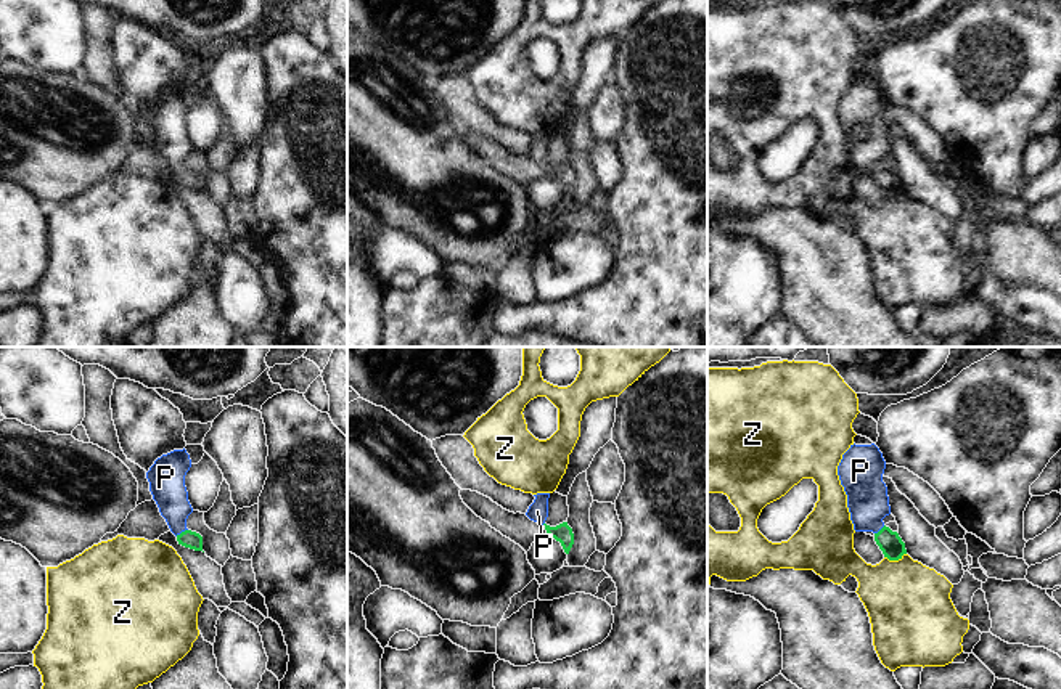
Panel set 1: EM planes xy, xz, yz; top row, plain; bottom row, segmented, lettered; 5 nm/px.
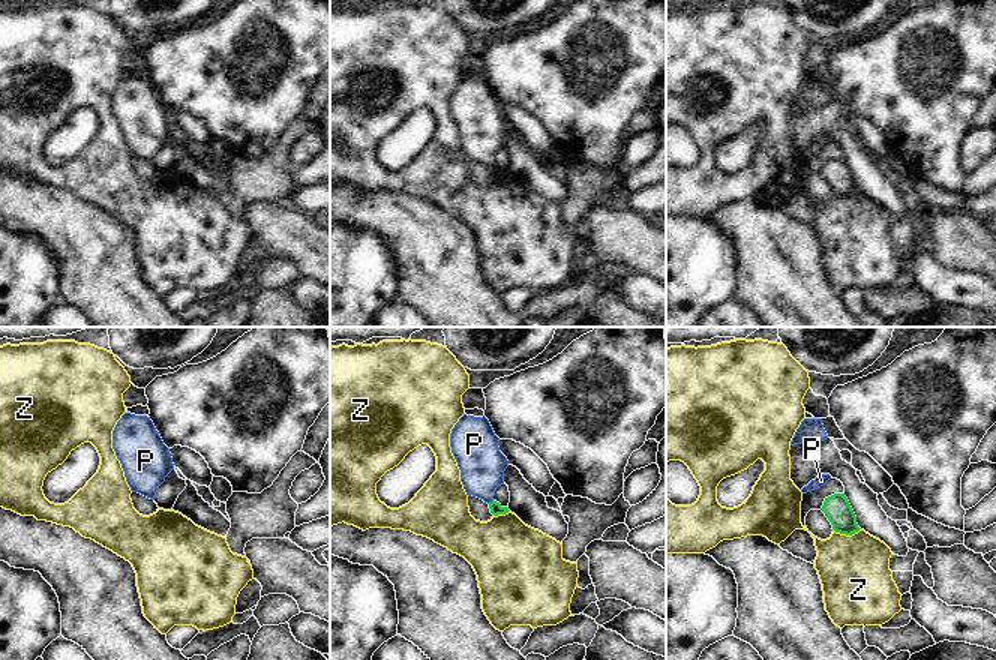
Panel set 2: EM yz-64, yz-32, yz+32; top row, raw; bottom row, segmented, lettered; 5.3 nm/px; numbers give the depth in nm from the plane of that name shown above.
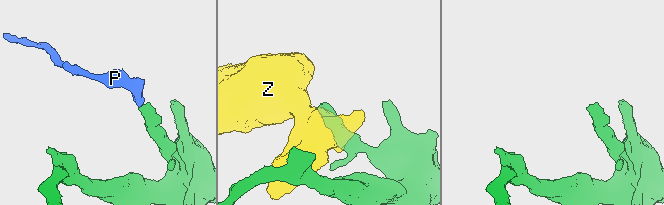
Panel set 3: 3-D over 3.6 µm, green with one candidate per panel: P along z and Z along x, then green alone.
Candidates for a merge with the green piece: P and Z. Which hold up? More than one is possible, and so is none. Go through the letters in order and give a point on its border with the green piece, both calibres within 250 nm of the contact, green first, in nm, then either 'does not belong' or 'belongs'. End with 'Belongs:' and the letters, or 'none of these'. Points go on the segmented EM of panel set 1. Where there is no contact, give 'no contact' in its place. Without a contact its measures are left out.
P: xy (182, 532) | 90/180 nm | belongs
Z: yz (894, 559) | 120/420 nm | does not belong
Belongs: P

